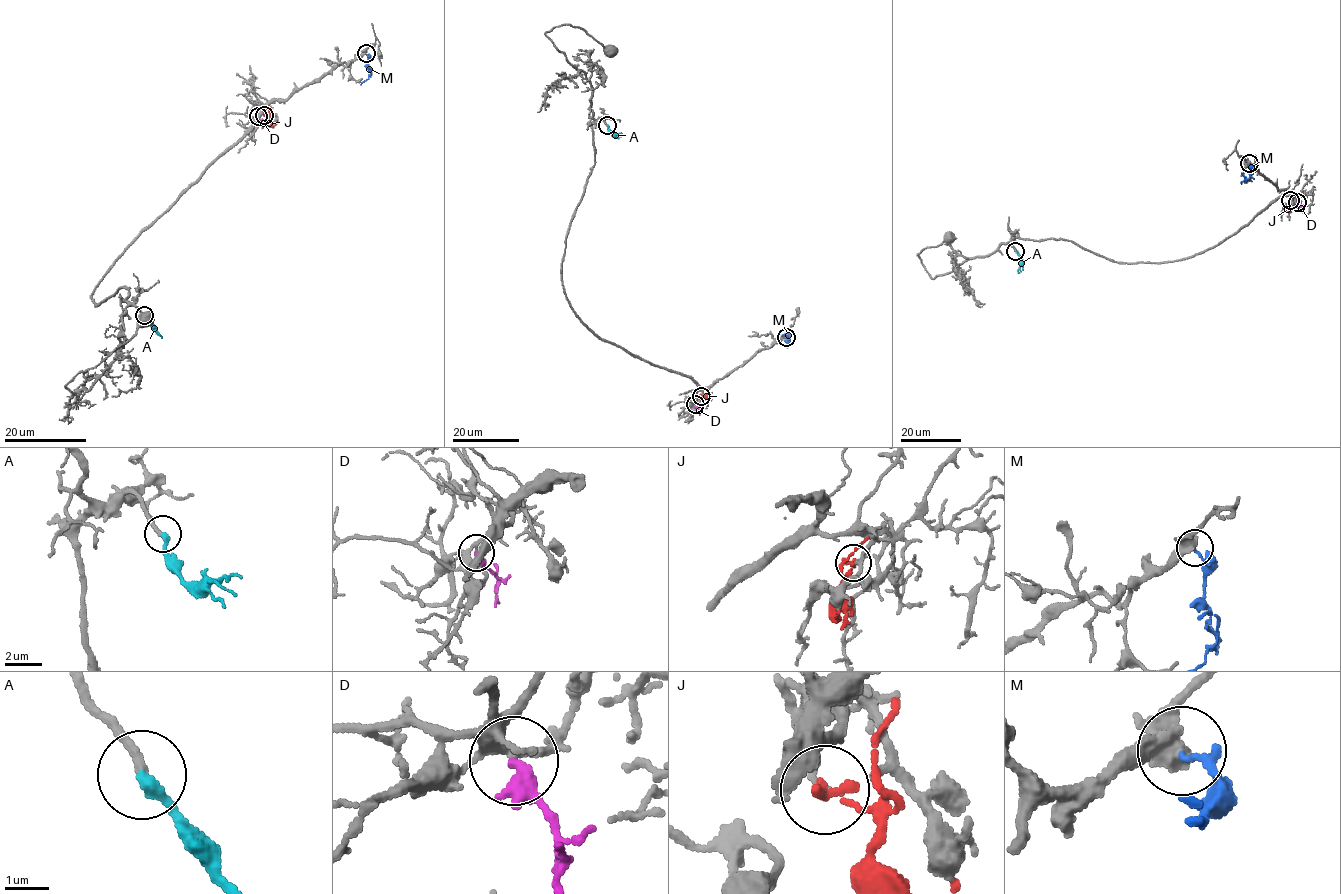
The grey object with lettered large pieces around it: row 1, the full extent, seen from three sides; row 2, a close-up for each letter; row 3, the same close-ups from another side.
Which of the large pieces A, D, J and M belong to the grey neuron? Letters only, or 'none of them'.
A, D

